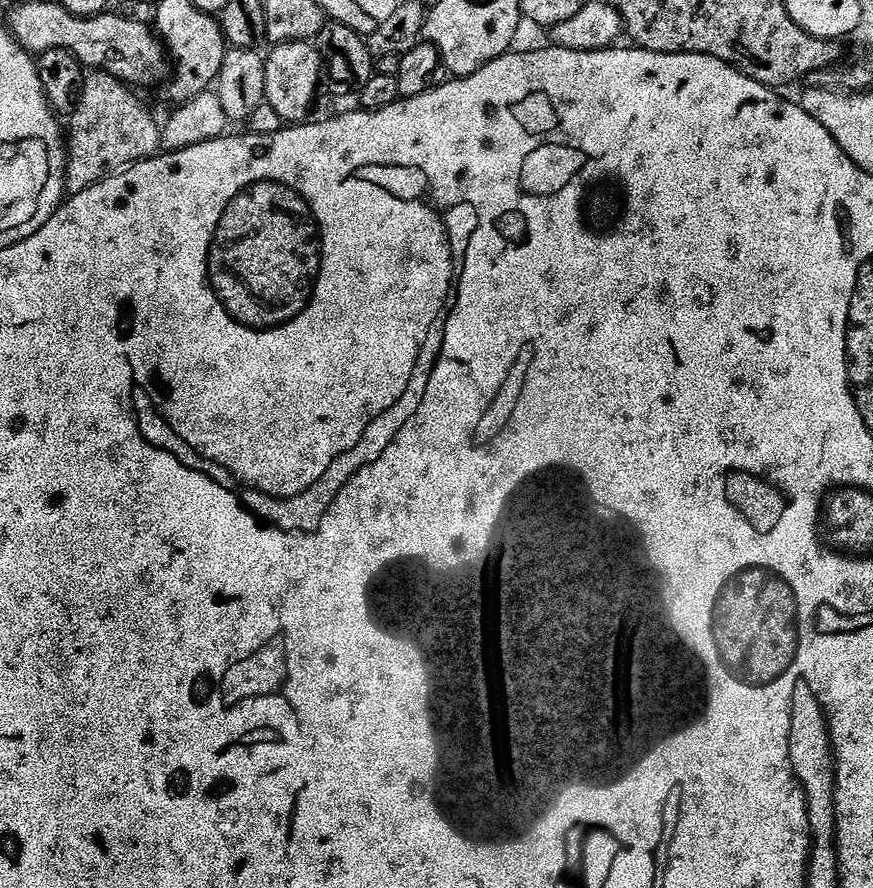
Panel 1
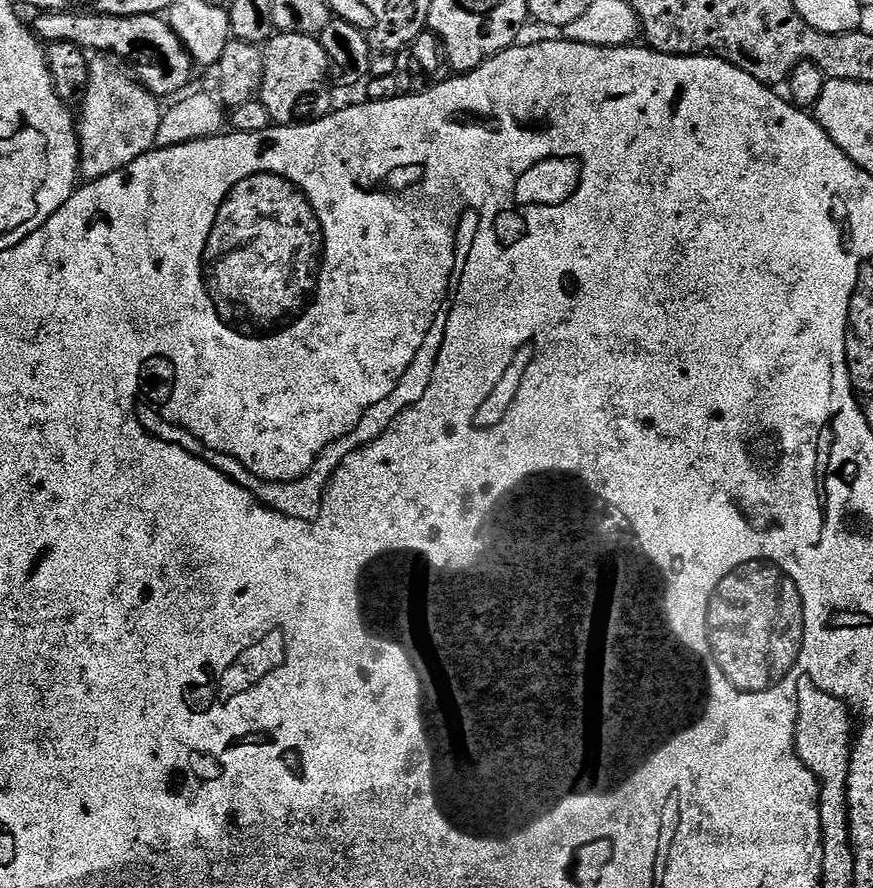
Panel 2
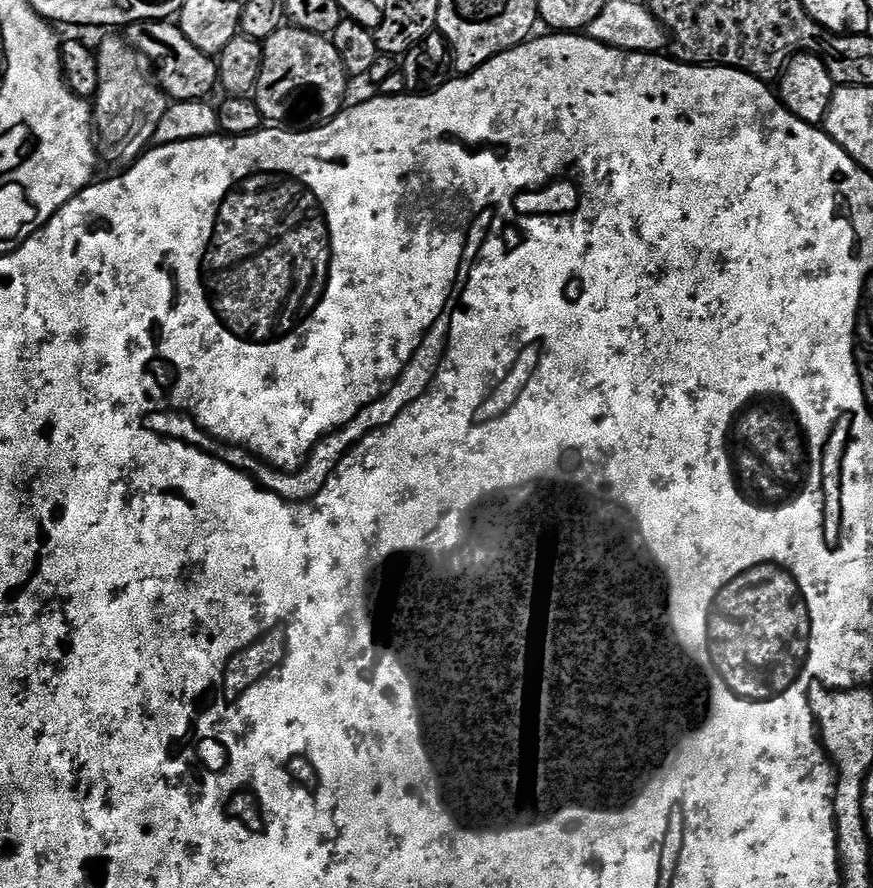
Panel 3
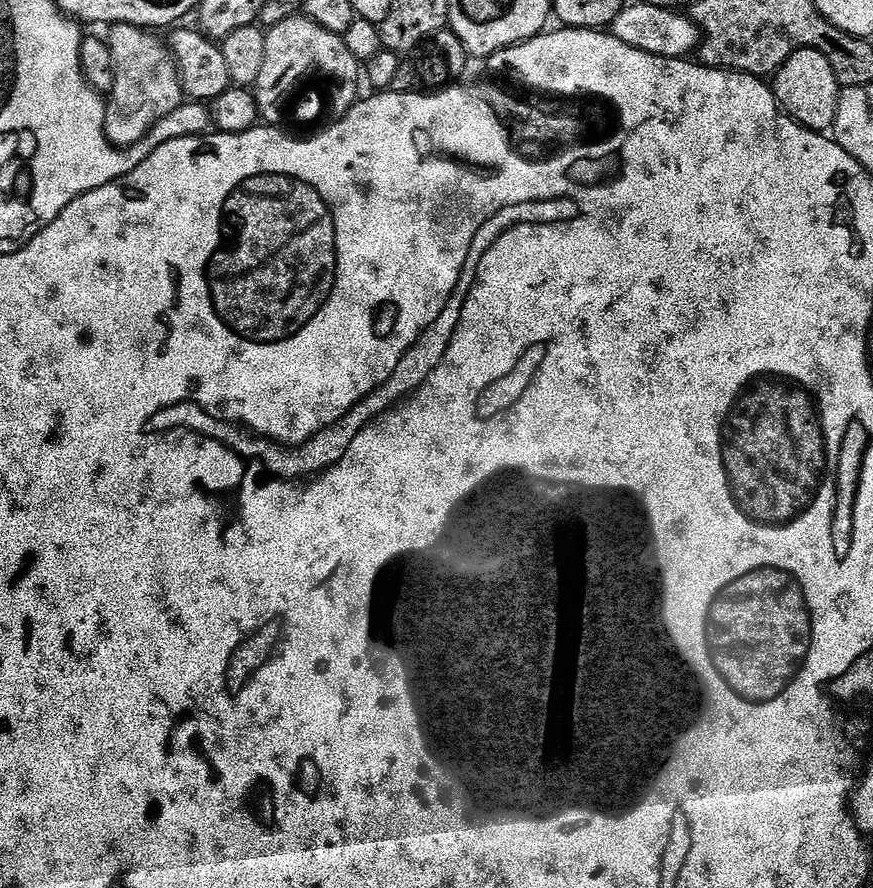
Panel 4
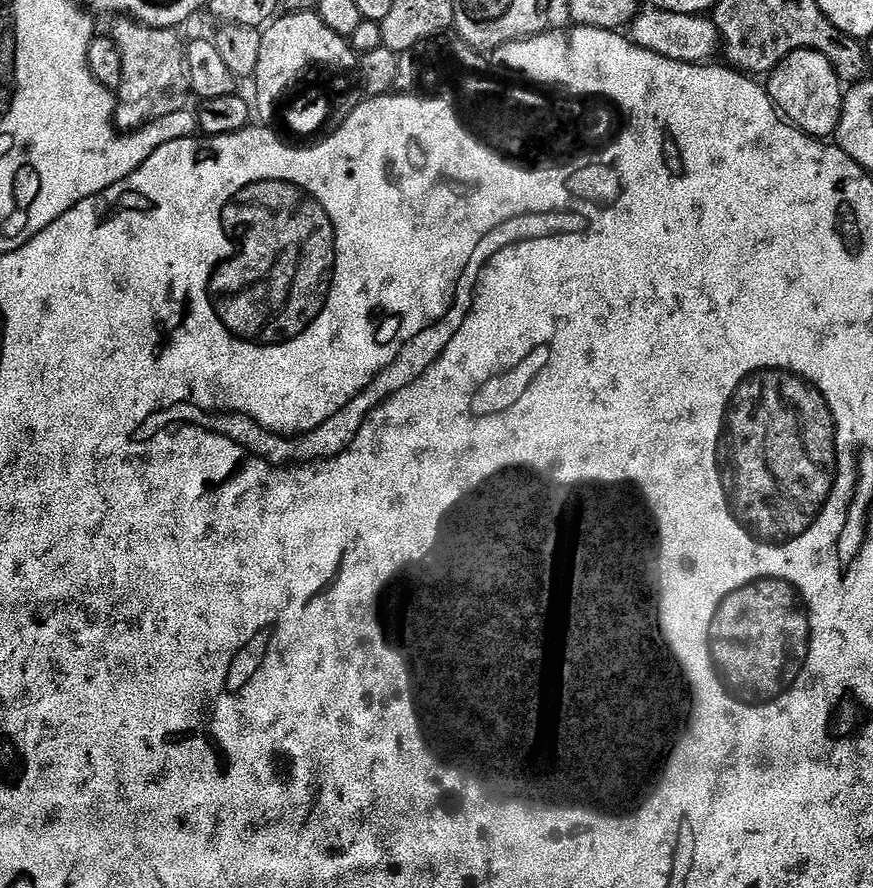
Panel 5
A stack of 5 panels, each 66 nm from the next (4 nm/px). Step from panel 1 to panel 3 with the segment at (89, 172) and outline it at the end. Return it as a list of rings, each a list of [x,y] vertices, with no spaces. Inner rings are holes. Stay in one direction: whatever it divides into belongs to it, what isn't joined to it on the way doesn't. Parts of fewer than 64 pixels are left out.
[[[123,35],[105,36],[108,37],[101,42],[100,48],[95,49],[100,83],[94,97],[98,148],[103,159],[105,156],[108,160],[131,162],[152,144],[154,130],[158,130],[158,122],[162,122],[162,114],[166,114],[170,101],[150,71],[147,58],[134,51]]]

